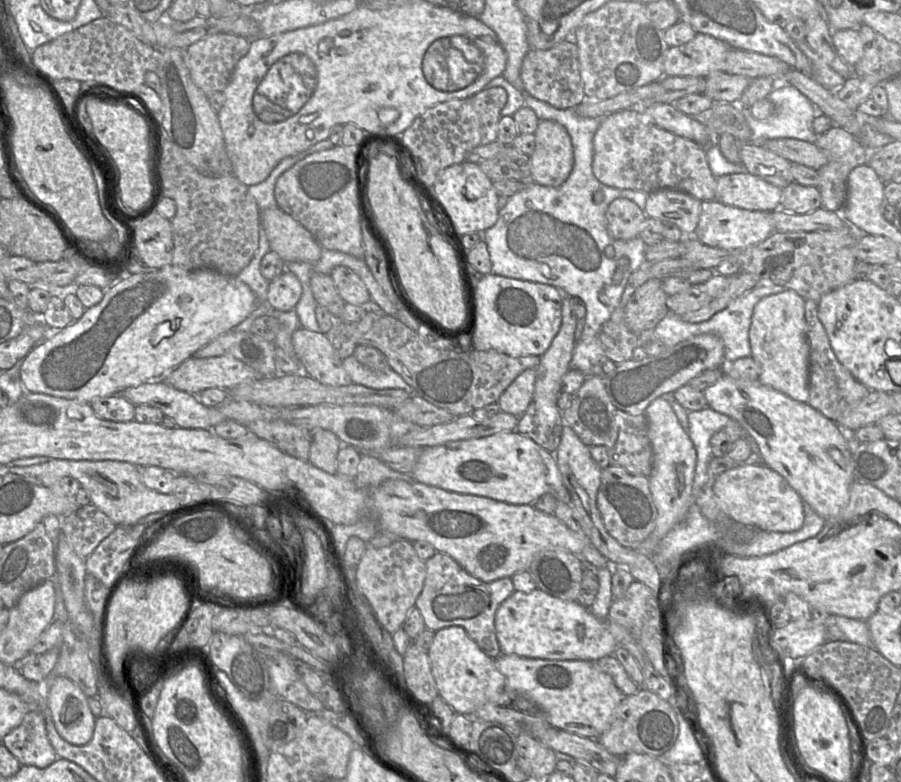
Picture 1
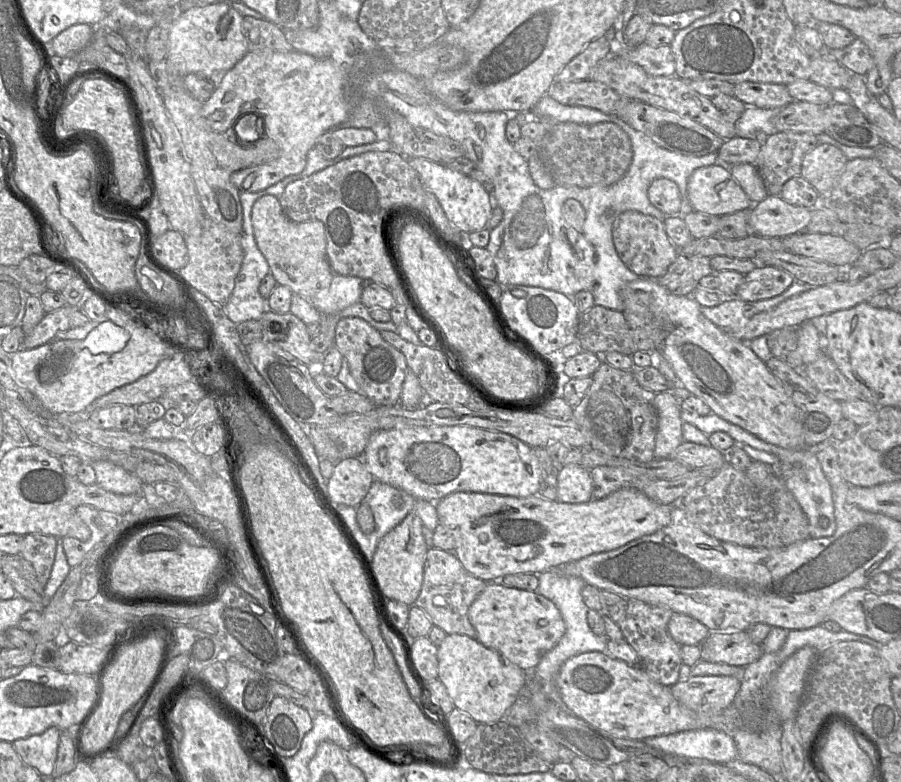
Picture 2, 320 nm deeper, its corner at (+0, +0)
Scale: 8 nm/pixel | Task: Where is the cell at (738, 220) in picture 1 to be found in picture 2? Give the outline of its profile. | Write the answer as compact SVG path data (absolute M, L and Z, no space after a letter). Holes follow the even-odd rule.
M768 195L751 208L749 224L753 234L783 238L806 230L812 209L788 203L779 195Z

